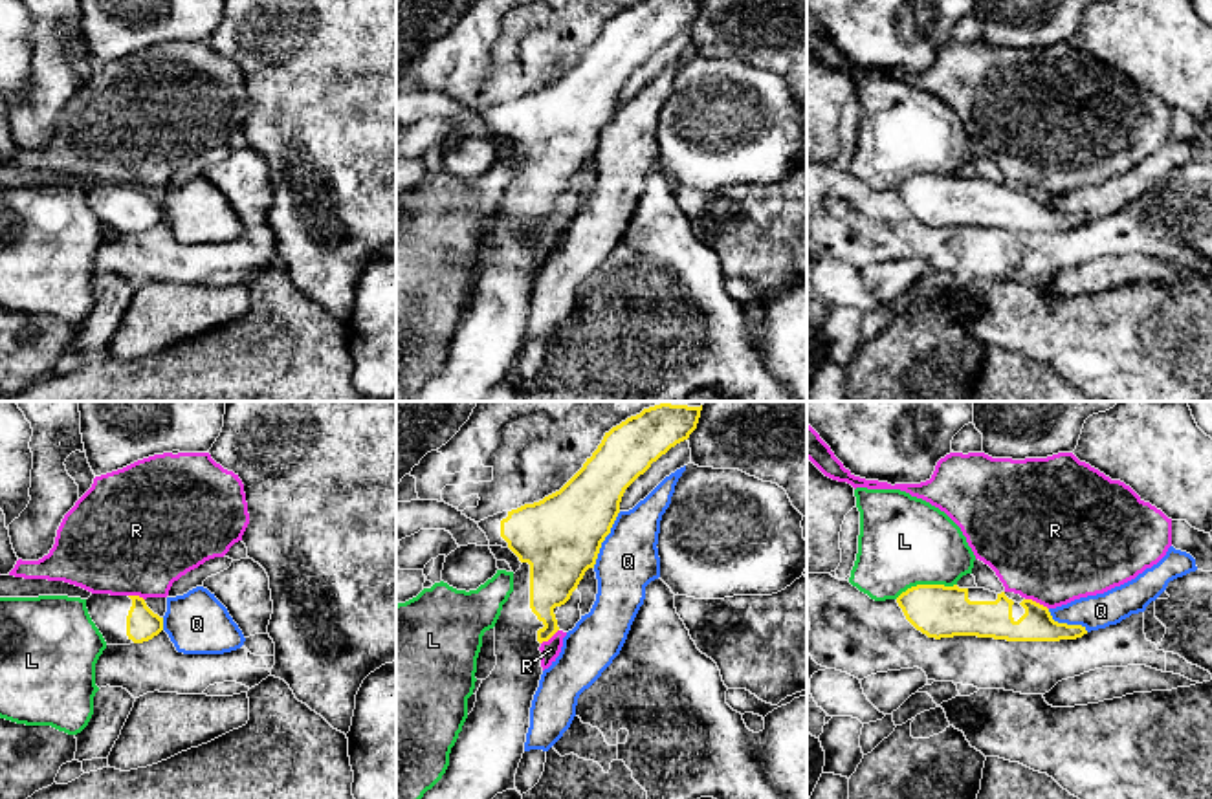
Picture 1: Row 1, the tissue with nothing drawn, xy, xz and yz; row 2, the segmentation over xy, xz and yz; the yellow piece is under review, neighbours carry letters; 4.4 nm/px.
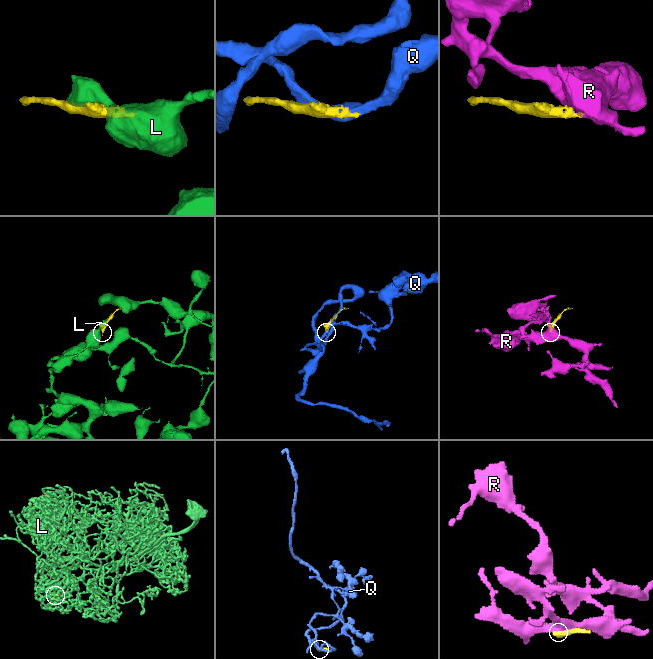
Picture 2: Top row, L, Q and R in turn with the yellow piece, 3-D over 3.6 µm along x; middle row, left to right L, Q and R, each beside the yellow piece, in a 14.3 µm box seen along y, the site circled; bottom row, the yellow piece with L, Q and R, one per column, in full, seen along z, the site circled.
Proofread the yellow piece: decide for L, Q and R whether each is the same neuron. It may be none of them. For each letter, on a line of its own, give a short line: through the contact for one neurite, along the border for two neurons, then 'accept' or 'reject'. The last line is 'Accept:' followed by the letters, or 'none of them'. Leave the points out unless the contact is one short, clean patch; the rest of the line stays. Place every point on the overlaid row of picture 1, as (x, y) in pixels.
L: reject
Q: reject
R: yz (1025, 598), (1047, 609) | reject
Accept: none of them

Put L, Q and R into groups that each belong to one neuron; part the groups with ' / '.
L / Q / R

